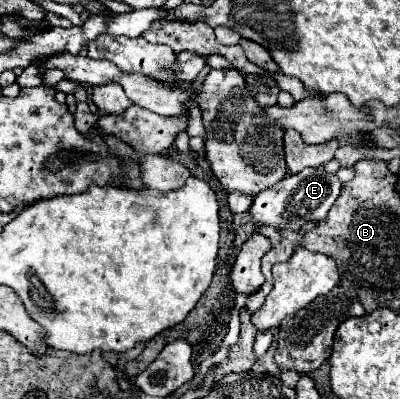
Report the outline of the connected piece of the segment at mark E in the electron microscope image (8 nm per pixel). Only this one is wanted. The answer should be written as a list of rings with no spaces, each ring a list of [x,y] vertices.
[[[322,166],[318,168],[308,168],[302,170],[298,174],[288,174],[282,182],[278,182],[276,186],[260,192],[252,206],[250,206],[250,216],[252,216],[252,224],[256,228],[262,226],[272,226],[276,230],[286,228],[286,230],[302,230],[302,226],[310,220],[320,220],[324,218],[330,208],[334,206],[338,194],[340,194],[340,180],[334,174],[328,174]]]

